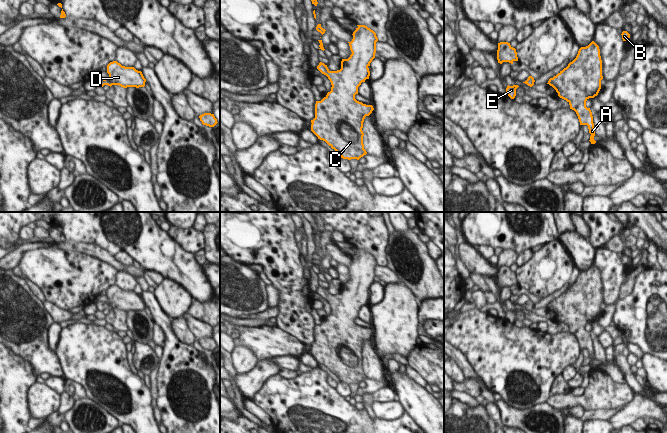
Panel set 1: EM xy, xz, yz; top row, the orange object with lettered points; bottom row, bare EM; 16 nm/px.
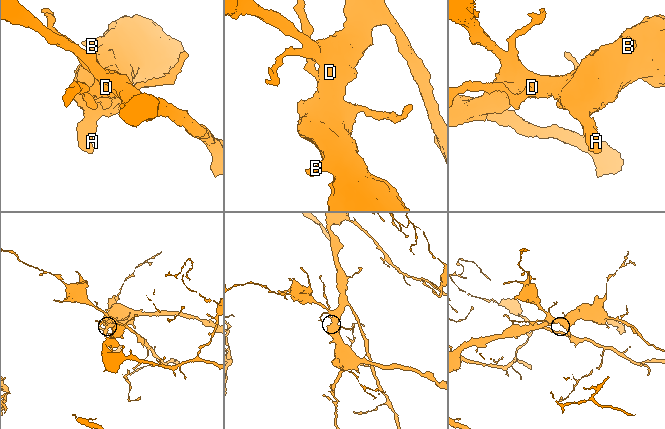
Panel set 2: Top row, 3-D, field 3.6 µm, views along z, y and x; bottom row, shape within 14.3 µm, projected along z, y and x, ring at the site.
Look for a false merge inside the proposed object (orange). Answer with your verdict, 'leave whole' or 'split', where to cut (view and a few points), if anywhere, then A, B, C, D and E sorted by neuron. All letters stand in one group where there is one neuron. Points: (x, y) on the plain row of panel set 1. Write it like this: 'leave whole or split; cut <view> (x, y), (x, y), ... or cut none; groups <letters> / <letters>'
leave whole; cut none; groups A B C D E

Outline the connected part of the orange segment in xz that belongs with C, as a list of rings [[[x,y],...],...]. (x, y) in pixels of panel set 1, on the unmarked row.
[[[357,249],[353,256],[353,263],[349,267],[352,278],[348,283],[342,283],[341,293],[330,295],[324,287],[320,286],[317,293],[328,301],[331,306],[331,315],[315,328],[315,342],[311,344],[311,355],[318,363],[325,365],[343,383],[357,383],[367,378],[364,373],[362,355],[363,346],[374,334],[372,329],[366,329],[355,323],[358,318],[358,311],[366,303],[369,303],[369,290],[375,282],[376,257],[365,249]]]

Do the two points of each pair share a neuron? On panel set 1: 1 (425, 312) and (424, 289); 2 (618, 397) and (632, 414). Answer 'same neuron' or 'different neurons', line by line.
1: different neurons
2: different neurons

